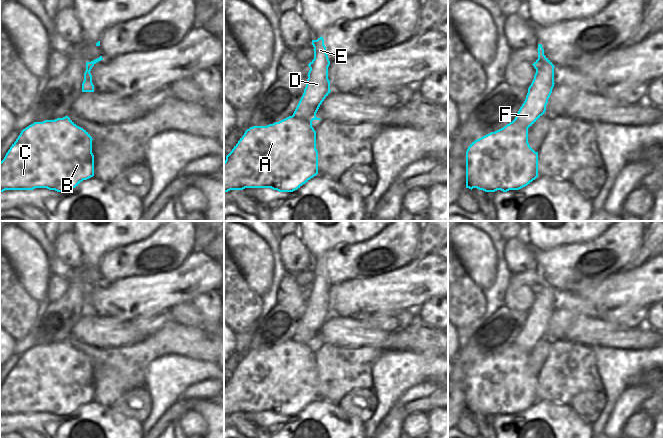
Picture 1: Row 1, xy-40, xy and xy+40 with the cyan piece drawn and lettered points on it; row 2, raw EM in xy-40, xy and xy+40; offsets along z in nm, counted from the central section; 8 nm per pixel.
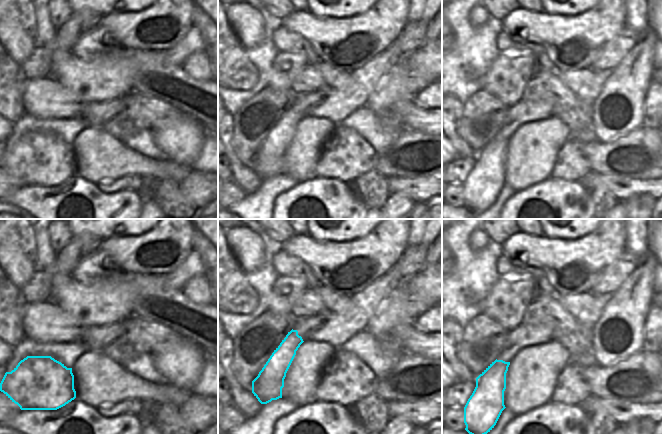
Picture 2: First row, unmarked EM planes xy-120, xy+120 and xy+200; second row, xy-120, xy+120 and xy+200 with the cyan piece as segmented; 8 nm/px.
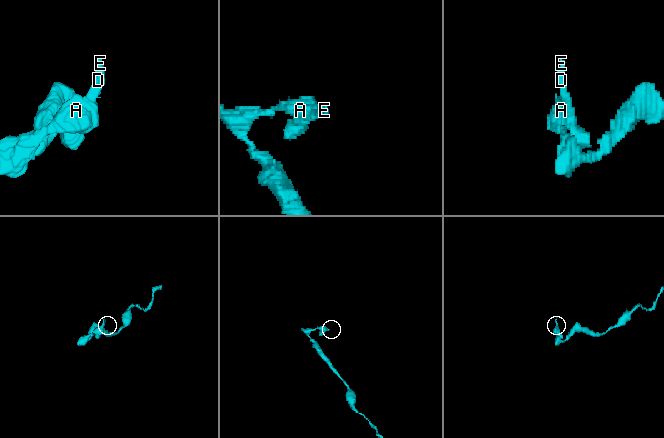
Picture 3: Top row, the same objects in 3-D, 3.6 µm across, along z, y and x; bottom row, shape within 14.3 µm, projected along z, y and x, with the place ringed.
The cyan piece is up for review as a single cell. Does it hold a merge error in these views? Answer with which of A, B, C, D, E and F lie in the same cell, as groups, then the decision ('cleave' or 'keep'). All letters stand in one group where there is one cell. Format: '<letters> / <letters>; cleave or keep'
A B C / D E F; cleave

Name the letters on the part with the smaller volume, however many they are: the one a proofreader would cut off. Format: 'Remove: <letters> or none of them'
Remove: D, E, F

